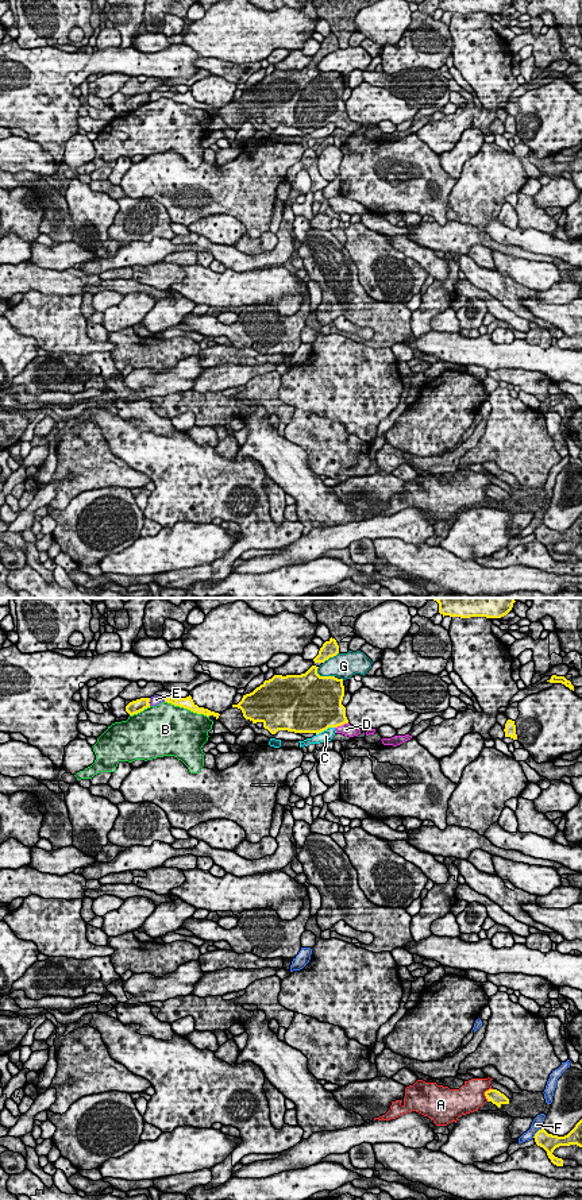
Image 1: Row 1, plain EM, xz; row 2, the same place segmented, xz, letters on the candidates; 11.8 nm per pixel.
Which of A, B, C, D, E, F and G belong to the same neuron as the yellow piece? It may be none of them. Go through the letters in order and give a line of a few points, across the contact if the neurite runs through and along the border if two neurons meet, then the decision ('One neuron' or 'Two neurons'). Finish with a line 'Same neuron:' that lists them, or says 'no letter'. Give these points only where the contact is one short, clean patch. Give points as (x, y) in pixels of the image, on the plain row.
A: Two neurons
B: Two neurons
C: Two neurons
D: Line: xz (326, 105), (340, 120), (346, 124). One neuron
E: One neuron
F: Line: xz (542, 523), (532, 532). Two neurons
G: Two neurons
Same neuron: D, E

